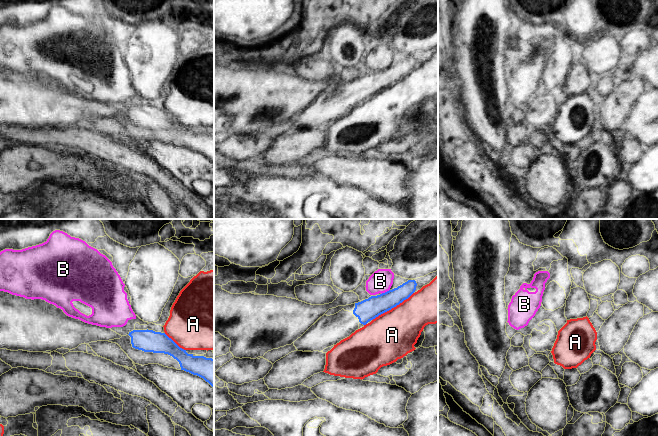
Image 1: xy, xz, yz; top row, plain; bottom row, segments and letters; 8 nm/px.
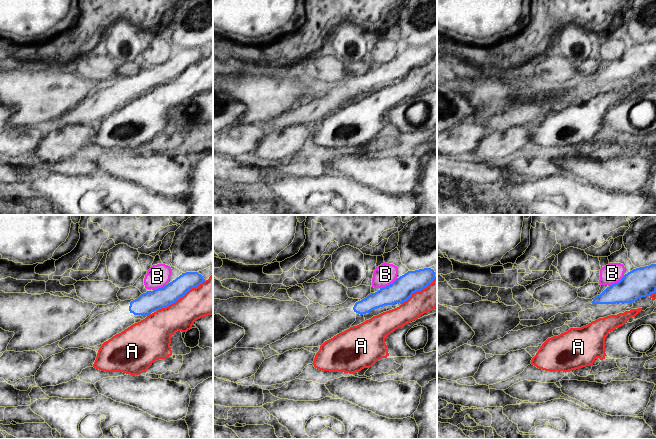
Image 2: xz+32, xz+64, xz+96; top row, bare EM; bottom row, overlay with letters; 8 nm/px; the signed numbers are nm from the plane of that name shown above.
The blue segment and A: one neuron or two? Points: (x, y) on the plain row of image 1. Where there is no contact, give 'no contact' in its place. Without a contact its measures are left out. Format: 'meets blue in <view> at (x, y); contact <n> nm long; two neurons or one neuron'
meets blue in xz at (392, 83); contact 400 nm long; two neurons

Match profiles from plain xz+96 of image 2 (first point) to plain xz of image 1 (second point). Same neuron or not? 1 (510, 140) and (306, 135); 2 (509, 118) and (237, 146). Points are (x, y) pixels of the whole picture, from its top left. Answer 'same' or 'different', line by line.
1: same
2: different

